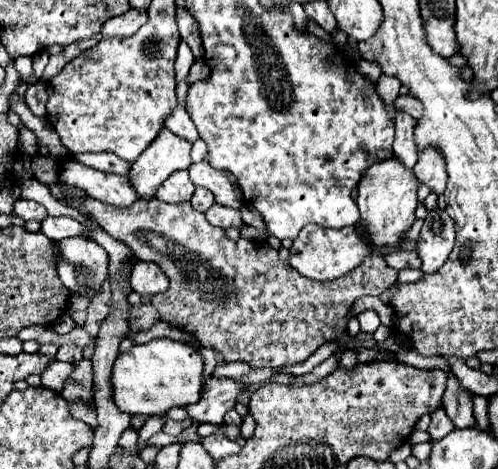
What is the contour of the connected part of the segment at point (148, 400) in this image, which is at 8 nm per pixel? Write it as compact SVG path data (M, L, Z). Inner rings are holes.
M153 339L145 345L133 345L127 353L121 353L113 365L113 399L117 407L129 415L165 415L173 407L185 407L191 403L197 403L203 391L203 369L205 361L199 349L191 347L183 341L173 339Z

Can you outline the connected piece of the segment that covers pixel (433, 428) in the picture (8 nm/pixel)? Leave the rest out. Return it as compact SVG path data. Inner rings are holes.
M437 409L437 411L433 411L431 413L431 425L429 425L429 435L431 435L431 439L433 441L437 441L437 439L443 439L449 431L453 431L455 427L453 427L453 423L451 423L451 419L445 415L445 411L443 409Z

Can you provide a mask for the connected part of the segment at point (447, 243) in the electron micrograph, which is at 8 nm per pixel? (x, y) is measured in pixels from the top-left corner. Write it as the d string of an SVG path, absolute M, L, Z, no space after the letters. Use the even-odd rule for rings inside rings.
M431 209L423 221L423 229L417 241L417 255L421 259L423 273L437 271L449 257L455 243L455 225L445 209Z

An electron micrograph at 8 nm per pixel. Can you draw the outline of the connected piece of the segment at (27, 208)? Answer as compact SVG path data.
M17 199L15 201L15 211L13 211L17 217L29 221L29 219L37 219L37 221L43 221L47 217L47 209L37 203L37 201L29 201L29 199Z

